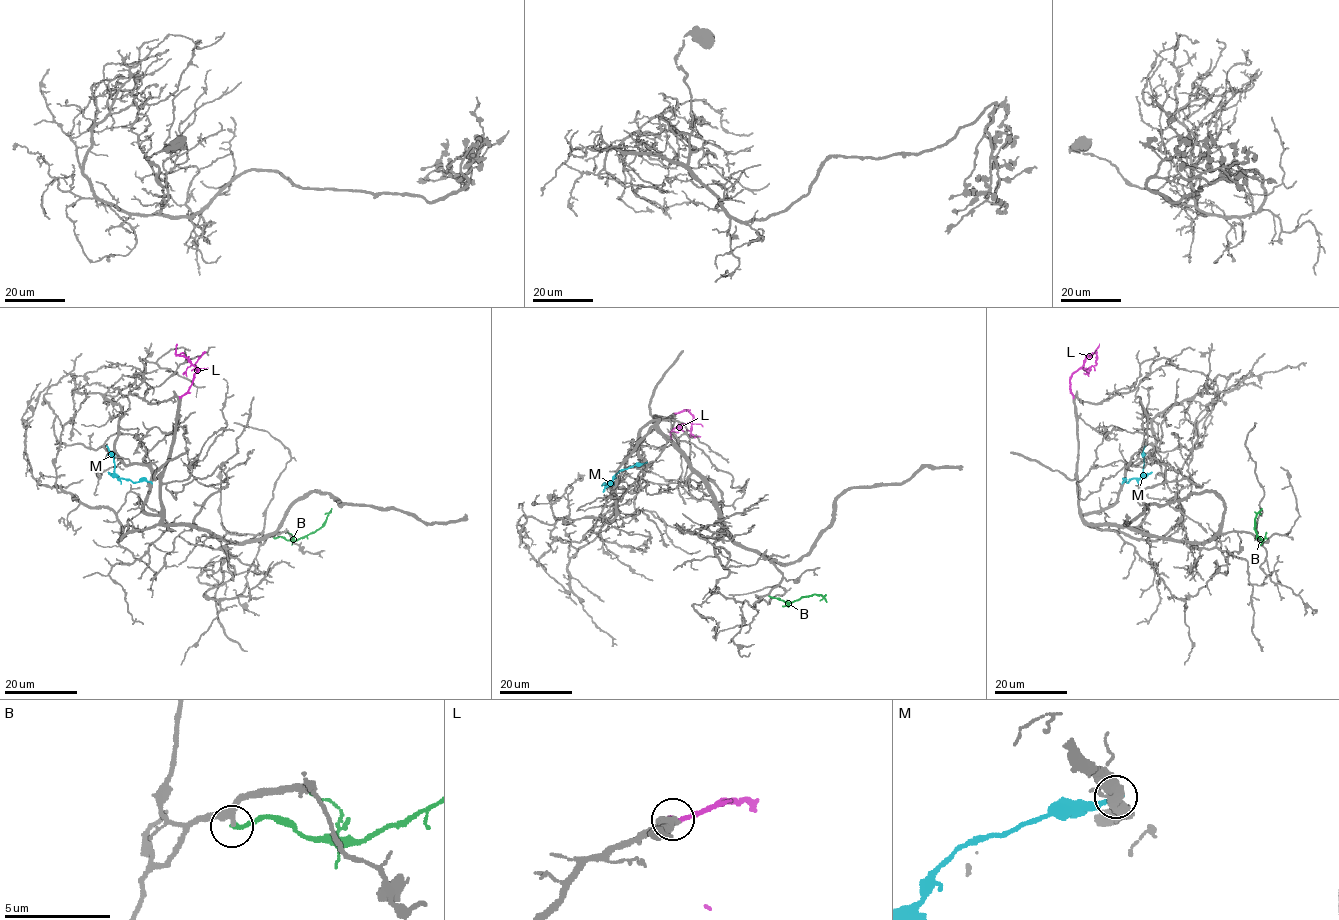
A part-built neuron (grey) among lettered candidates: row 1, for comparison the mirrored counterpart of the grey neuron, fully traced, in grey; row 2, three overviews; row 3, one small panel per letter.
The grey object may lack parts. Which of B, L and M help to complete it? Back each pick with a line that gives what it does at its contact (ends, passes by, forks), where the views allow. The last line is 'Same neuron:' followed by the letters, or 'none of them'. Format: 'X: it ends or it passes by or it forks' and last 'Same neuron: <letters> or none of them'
B: it ends
L: it ends
Same neuron: B, L

